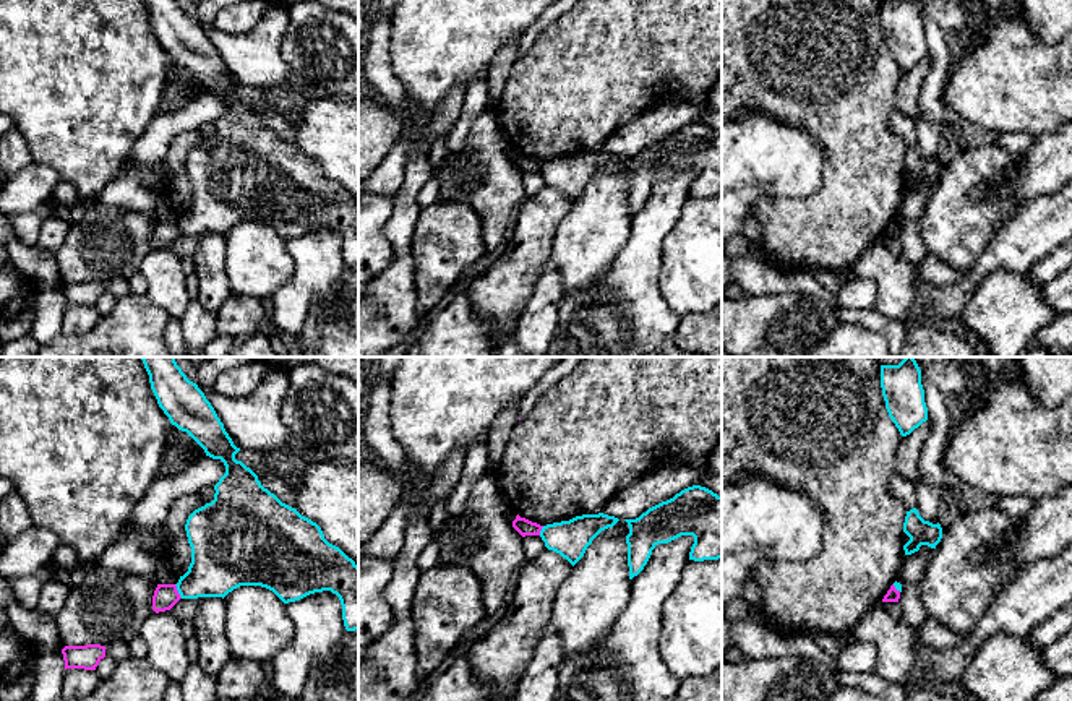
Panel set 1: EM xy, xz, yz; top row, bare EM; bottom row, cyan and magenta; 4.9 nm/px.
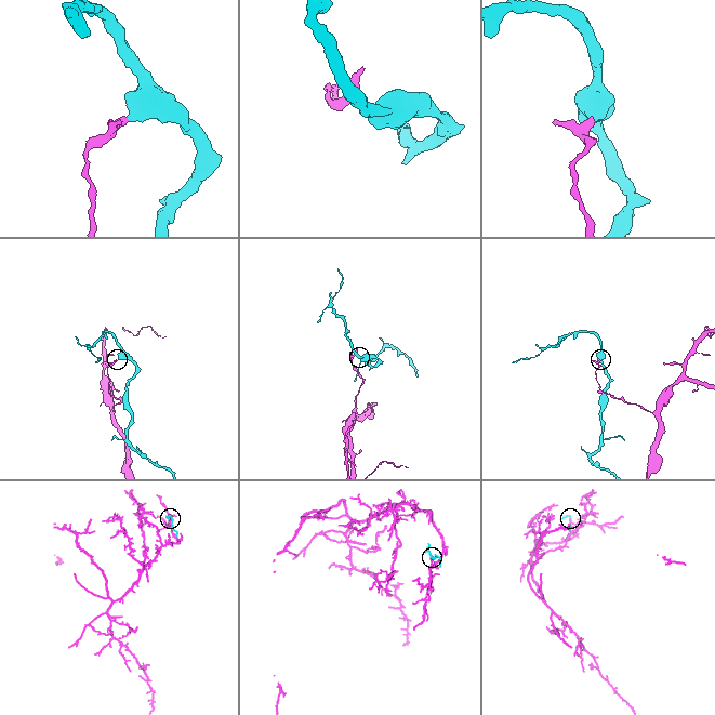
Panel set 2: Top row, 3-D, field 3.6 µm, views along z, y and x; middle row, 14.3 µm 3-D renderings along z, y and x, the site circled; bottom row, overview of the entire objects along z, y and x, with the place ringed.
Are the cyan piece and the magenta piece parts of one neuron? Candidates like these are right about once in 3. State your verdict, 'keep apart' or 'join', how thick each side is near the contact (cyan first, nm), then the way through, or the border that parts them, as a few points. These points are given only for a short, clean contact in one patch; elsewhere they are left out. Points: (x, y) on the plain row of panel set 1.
keep apart; 280 nm thick on the cyan side, 120 nm on the other; border along xy (174, 221), (182, 234)

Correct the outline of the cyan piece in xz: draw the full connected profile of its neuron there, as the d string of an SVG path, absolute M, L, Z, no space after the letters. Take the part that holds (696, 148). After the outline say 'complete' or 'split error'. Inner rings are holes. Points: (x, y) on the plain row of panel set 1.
M688 123L639 154L624 157L629 162L629 216L644 206L658 180L668 180L681 172L694 174L689 196L722 195L722 133L705 123Z; complete

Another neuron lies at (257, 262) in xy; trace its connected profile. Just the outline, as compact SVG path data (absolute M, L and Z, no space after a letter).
M240 222L224 234L225 273L235 295L266 300L289 282L294 260L285 240L261 222Z

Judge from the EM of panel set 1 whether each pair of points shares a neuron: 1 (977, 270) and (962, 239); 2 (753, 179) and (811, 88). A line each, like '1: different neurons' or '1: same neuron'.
1: different neurons
2: different neurons

